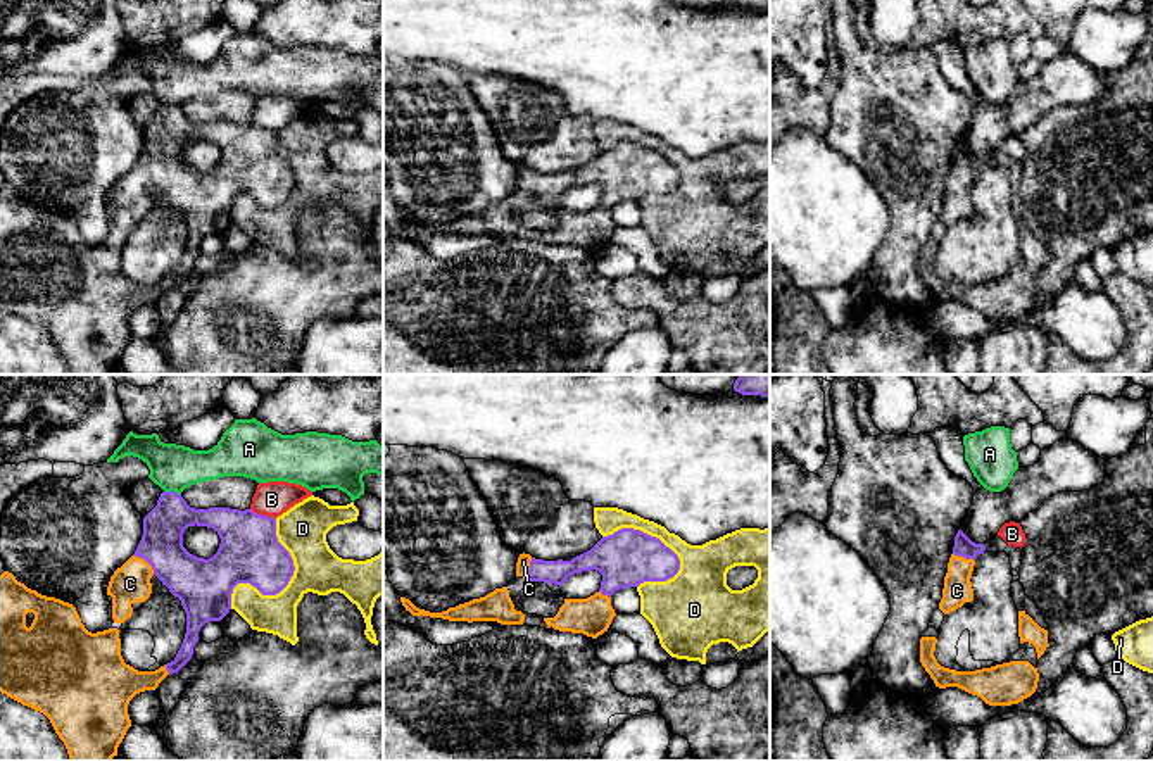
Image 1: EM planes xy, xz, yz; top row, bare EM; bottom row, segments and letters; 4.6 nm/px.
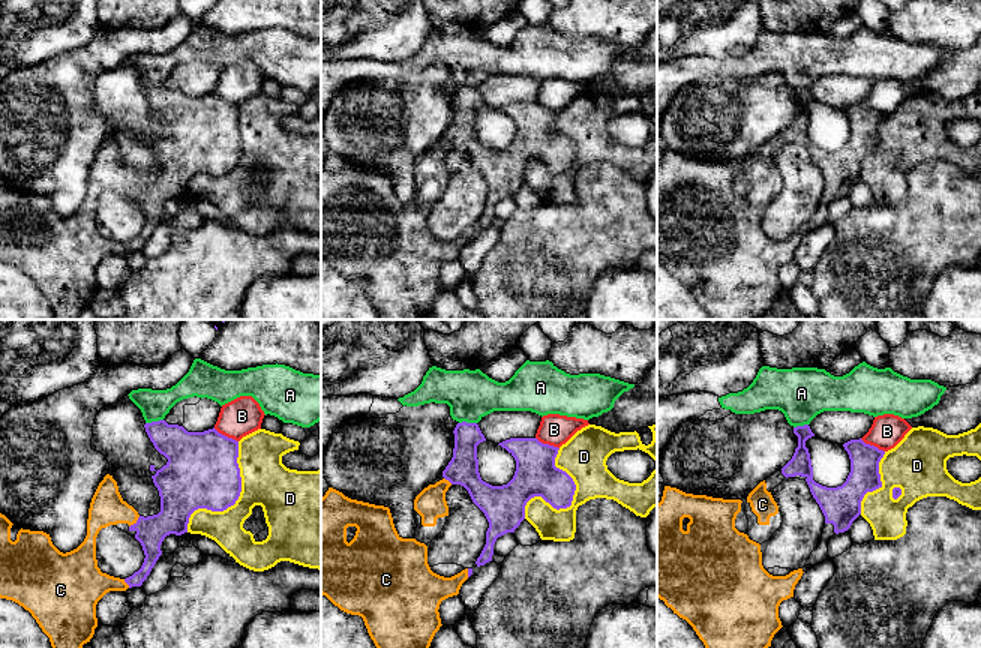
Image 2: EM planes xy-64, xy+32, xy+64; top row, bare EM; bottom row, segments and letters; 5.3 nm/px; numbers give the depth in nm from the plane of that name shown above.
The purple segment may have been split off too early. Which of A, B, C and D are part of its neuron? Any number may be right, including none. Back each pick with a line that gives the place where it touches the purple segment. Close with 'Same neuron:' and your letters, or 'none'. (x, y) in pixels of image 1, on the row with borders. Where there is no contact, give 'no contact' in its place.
C: contact xy (145, 559)
Same neuron: C

